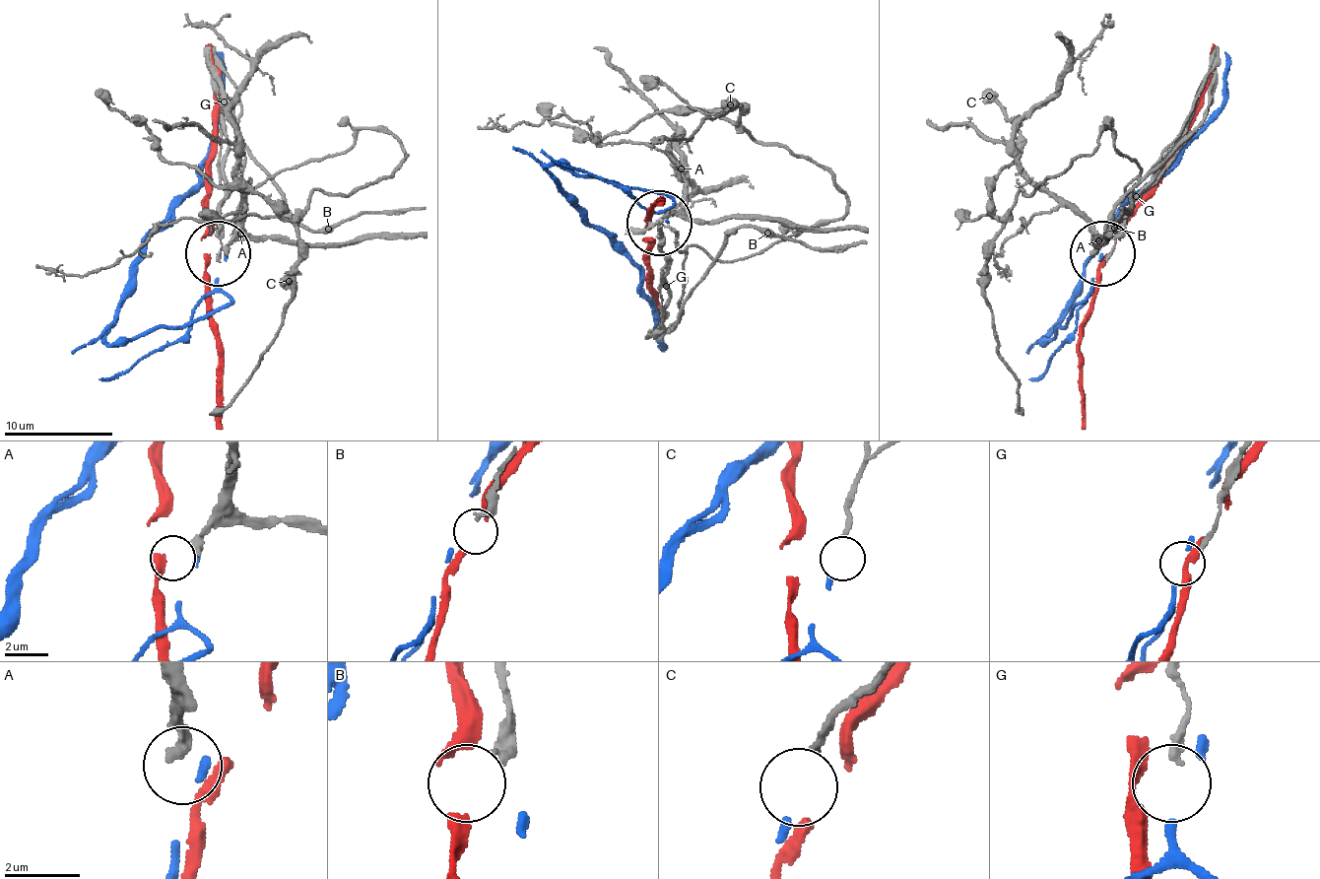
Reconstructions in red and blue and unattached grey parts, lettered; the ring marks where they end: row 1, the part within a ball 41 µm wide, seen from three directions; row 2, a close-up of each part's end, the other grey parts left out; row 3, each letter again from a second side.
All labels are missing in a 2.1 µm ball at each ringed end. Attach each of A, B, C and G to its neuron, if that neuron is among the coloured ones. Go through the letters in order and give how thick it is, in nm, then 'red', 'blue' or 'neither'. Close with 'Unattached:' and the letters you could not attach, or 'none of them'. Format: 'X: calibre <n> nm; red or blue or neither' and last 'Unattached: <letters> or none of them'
A: calibre 380 nm; neither
B: calibre 200 nm; neither
C: calibre 200 nm; blue
G: calibre 240 nm; neither
Unattached: A, B, G

